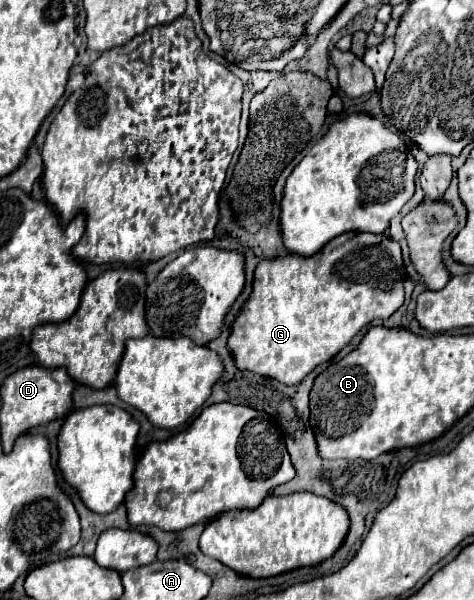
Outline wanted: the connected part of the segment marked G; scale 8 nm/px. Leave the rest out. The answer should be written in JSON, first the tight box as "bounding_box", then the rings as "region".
{"bounding_box":[227,233,405,385],"region":[[[343,233],[311,257],[285,255],[259,261],[255,267],[253,291],[235,317],[227,343],[237,369],[267,375],[285,385],[297,385],[309,371],[337,355],[357,331],[375,319],[391,317],[403,305],[405,269],[399,243],[385,235],[367,233],[367,245],[353,247],[353,237],[357,237],[357,233]]]}

